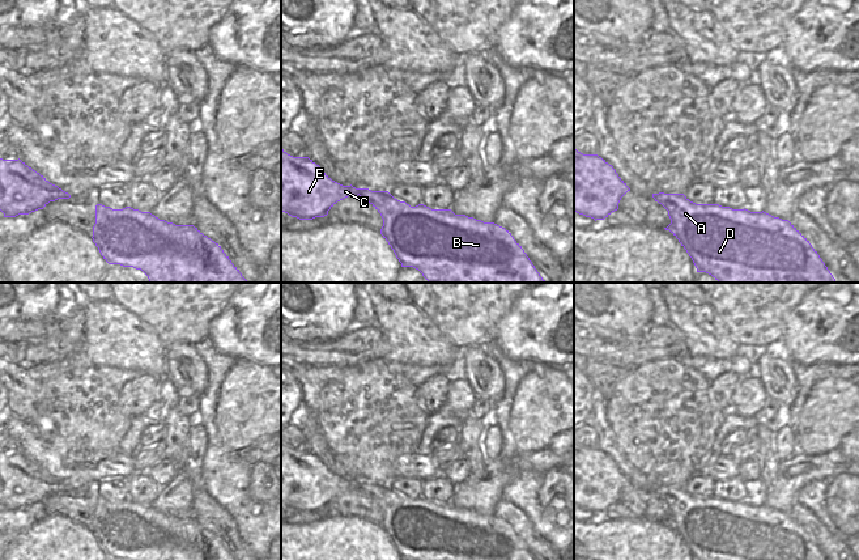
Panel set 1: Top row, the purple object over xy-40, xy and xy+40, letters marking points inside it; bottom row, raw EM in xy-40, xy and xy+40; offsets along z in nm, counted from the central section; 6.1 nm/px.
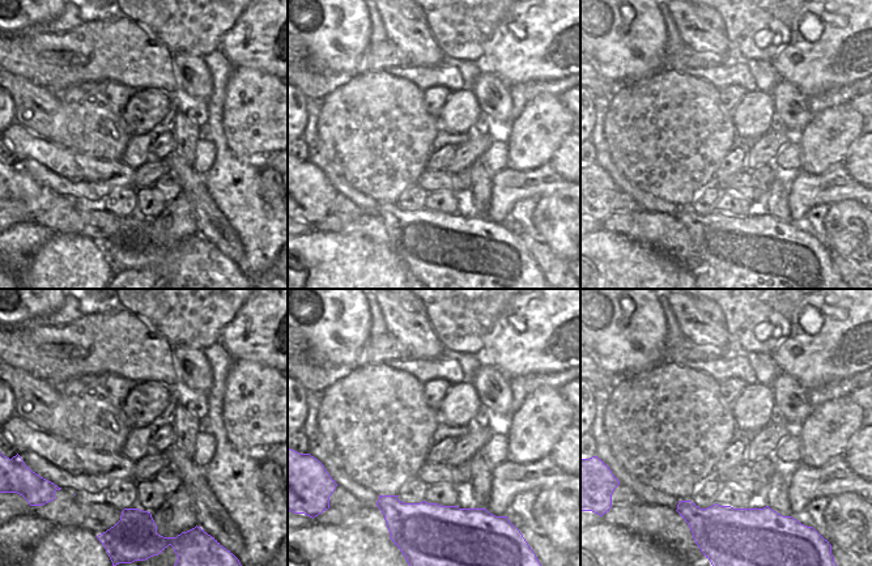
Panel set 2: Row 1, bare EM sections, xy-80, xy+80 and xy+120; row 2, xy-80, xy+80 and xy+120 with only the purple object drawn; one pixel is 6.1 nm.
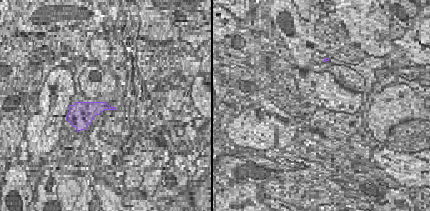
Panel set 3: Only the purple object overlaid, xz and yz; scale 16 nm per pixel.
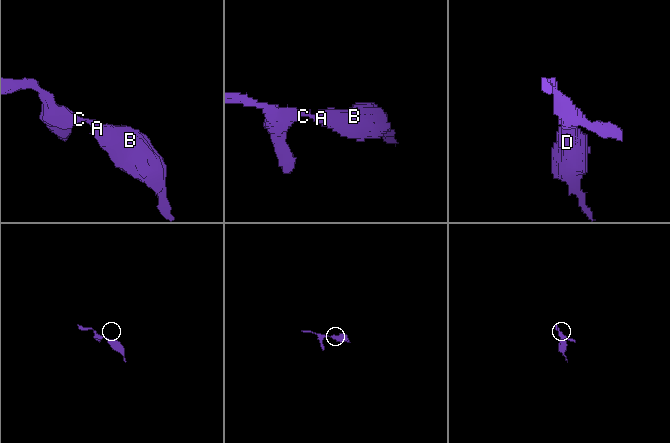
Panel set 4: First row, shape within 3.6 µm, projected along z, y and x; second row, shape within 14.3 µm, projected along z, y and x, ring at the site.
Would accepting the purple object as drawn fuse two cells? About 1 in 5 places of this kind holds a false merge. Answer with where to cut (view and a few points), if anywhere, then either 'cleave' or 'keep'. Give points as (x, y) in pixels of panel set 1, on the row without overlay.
no cut; keep

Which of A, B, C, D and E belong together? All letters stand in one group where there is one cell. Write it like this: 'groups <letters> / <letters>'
groups A B C D E

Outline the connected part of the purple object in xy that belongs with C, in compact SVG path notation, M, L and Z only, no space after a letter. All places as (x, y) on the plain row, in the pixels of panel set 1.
M281 442L281 505L299 513L312 513L327 509L337 495L358 488L380 506L380 527L401 560L535 560L511 526L494 516L455 508L451 502L431 502L424 497L411 500L388 484L343 479L309 450L293 450Z

